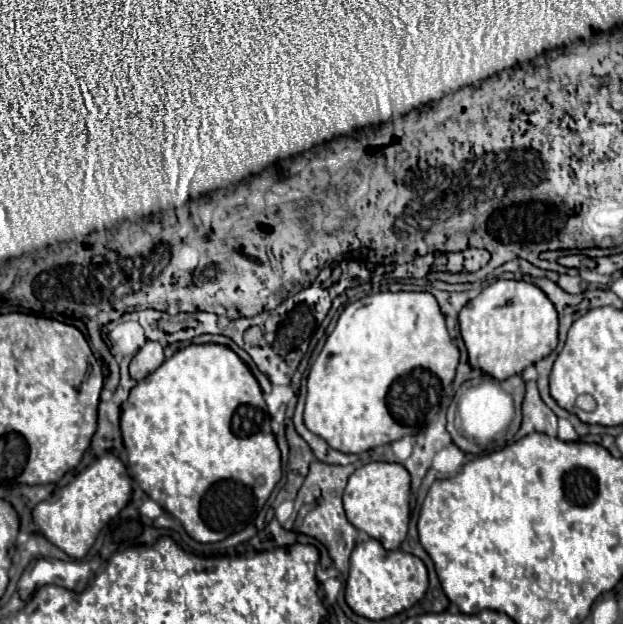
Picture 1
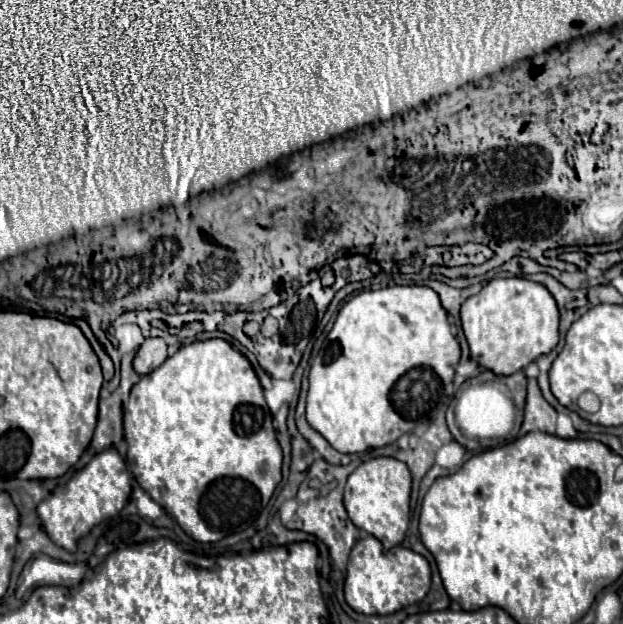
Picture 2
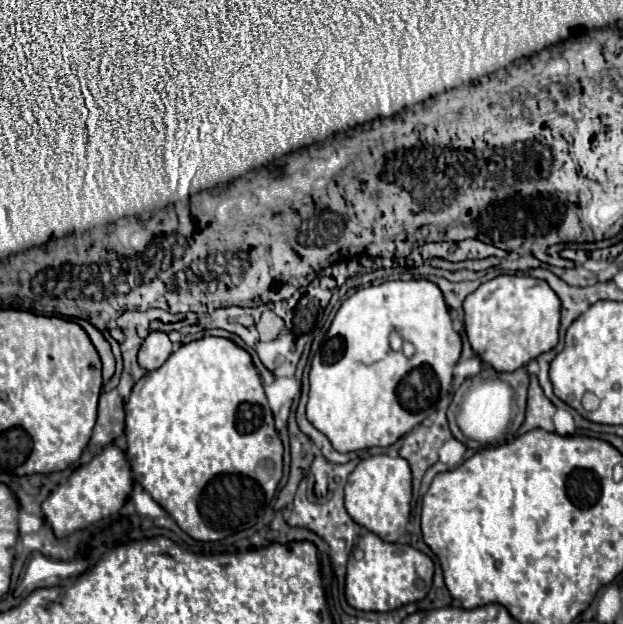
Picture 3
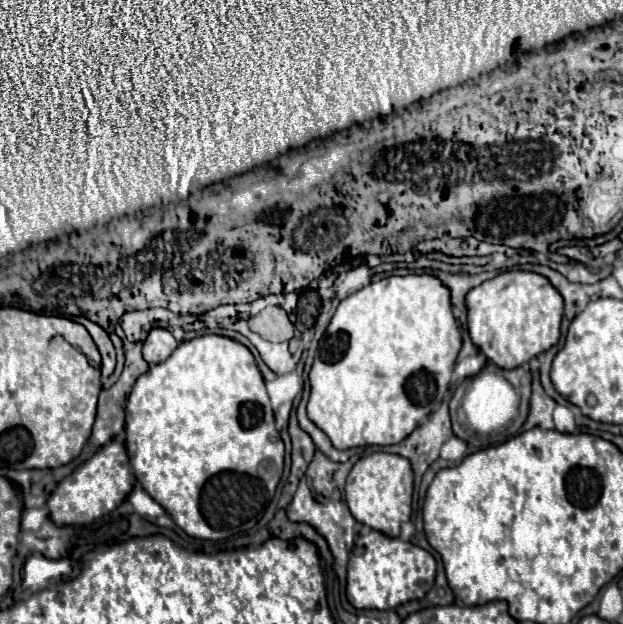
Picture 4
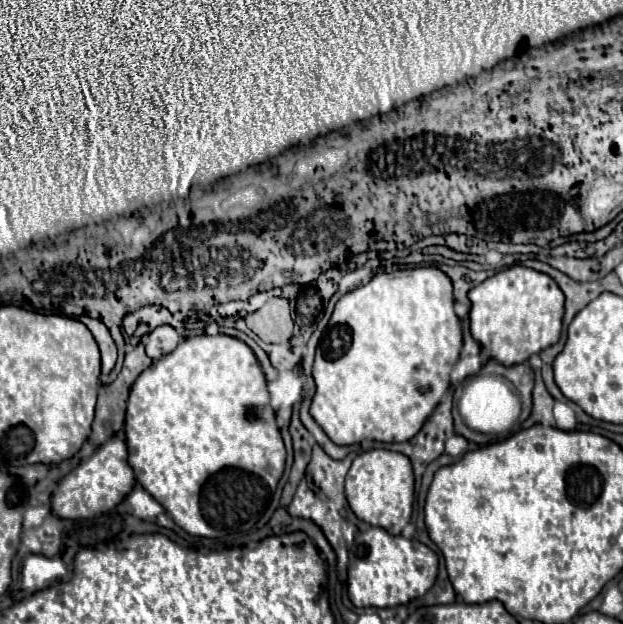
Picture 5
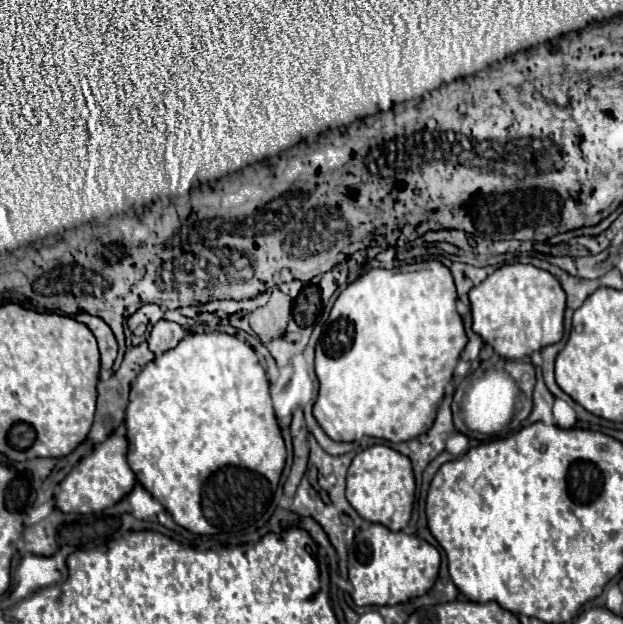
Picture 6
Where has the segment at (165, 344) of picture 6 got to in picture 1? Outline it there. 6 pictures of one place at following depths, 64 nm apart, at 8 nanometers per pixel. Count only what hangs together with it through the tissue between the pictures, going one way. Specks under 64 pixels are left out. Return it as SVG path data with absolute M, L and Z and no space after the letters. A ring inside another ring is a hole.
M146 342L144 348L140 348L140 352L130 362L132 380L136 380L136 382L144 380L162 362L164 362L164 346L160 342Z

